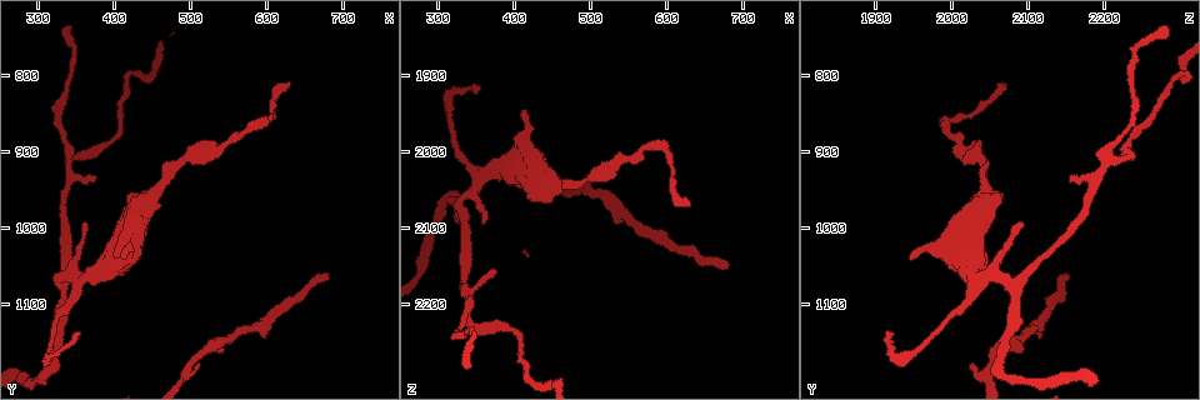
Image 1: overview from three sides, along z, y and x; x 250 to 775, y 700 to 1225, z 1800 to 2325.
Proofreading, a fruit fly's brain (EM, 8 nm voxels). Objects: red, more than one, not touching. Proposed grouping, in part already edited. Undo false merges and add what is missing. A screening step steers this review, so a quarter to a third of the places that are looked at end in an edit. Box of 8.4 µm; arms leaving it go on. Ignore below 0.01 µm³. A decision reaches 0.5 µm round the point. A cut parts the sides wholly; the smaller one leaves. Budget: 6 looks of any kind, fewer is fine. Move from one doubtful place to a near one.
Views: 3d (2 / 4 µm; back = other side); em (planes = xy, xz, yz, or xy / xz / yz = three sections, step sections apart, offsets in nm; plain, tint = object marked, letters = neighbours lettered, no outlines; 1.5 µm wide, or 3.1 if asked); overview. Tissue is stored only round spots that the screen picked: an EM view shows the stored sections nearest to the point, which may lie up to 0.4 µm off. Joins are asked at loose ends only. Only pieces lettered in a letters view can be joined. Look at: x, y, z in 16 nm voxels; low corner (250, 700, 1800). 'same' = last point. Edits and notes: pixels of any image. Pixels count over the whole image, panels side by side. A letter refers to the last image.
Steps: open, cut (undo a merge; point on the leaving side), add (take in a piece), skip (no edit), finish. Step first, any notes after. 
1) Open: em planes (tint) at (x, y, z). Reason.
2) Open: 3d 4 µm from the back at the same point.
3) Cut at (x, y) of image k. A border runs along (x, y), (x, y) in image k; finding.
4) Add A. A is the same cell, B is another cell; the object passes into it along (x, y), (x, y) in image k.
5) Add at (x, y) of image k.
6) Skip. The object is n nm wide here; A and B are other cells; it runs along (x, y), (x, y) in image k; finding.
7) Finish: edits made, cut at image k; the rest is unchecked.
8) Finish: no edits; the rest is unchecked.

Open: 3d 4 µm at (510, 1180, 2025). Branch stops here.

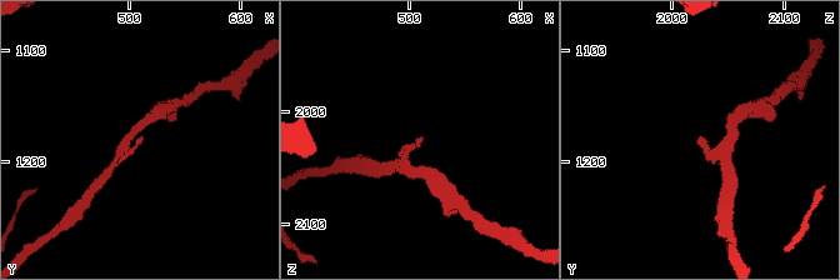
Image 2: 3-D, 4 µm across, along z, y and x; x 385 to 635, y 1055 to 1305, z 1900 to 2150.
Open: em xz step 4 (letters) at (514, 1176, 2022). Need the tissue.

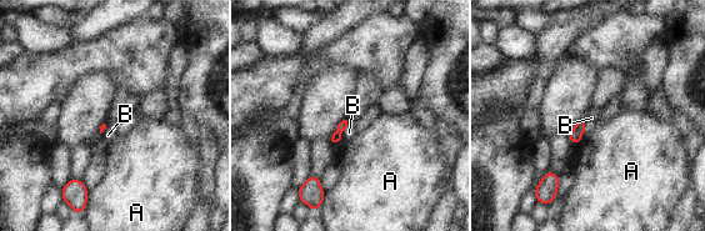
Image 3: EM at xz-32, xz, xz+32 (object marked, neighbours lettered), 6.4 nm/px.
Skip. A and B are other cells; a border runs along (585, 119), (585, 130), (581, 139) in image 3; no lettered piece goes on from it.

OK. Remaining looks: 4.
Open: 3d 2 µm at (685, 1060, 2155). Free end.

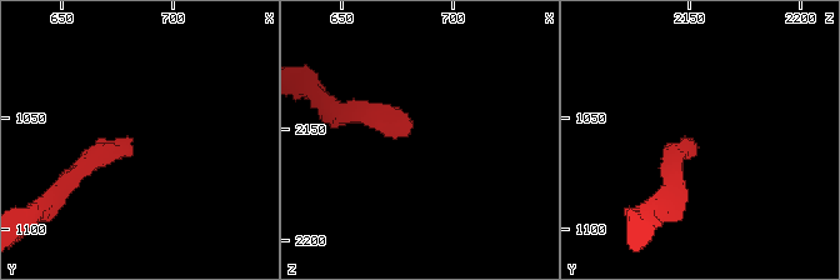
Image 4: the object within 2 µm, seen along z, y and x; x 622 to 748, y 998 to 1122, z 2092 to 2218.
Open: em planes (letters) at (681, 1059, 2150).

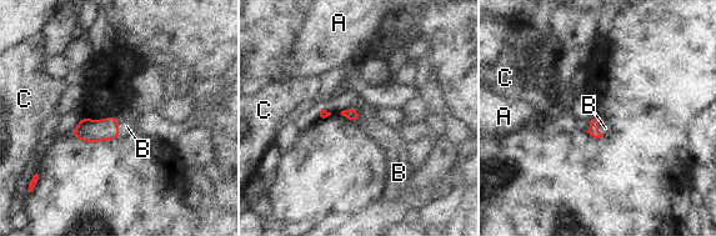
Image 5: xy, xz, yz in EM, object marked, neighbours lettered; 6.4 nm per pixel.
Add B. B is the same cell, A and C are other cells; the object passes into it along (594, 122), (596, 127), (605, 127) in image 5; the cell continues.

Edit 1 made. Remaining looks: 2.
Finish: edits made, add at image 5; the rest is unchecked.

